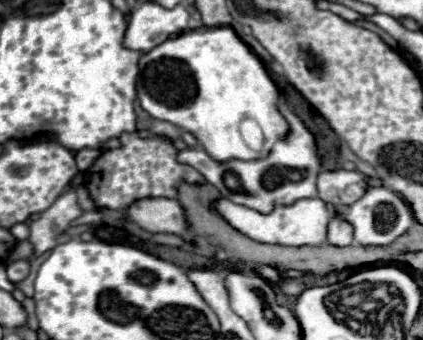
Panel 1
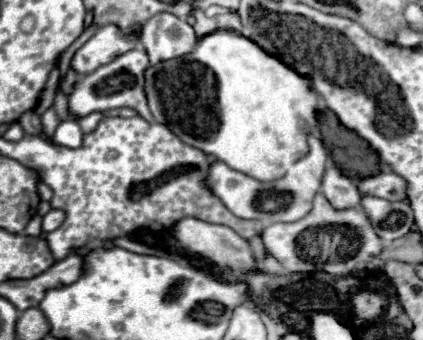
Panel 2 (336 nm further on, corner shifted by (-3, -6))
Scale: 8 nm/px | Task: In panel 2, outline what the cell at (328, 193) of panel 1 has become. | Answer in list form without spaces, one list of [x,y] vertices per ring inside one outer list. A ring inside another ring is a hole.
[[[380,172],[376,176],[370,176],[370,178],[364,178],[360,184],[358,184],[358,190],[362,194],[370,194],[370,196],[378,196],[378,198],[384,198],[384,200],[390,200],[390,202],[396,202],[396,200],[406,200],[406,180],[394,172]]]

